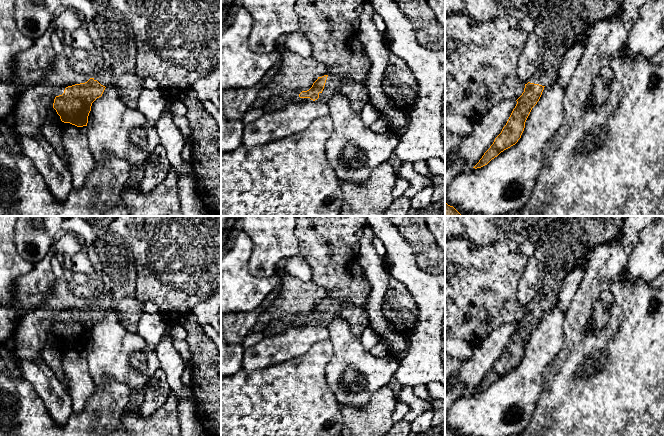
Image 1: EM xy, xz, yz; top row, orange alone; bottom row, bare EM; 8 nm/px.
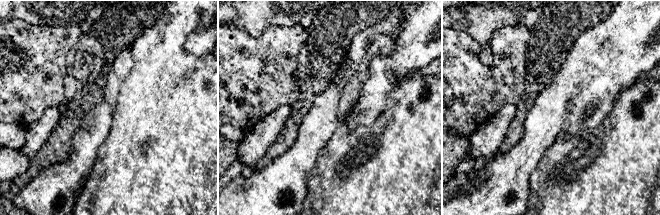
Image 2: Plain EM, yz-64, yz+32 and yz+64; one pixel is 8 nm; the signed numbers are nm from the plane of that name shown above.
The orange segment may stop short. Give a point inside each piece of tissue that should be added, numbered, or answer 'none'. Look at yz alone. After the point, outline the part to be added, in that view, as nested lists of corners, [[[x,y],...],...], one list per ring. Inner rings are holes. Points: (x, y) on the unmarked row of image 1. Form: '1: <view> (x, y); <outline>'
1: yz (560, 246); [[[562,216],[551,222],[547,227],[537,230],[538,240],[535,245],[534,256],[541,265],[539,273],[540,288],[529,306],[546,310],[549,305],[558,298],[559,291],[566,276],[579,266],[582,256],[592,248],[600,244],[605,244],[614,238],[620,230],[624,217],[625,216]]]

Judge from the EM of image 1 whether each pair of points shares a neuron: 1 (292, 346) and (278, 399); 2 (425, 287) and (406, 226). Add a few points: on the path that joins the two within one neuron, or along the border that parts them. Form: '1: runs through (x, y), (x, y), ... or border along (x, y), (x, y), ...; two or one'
1: border along (309, 349), (302, 355), (266, 368); two
2: border along (410, 245), (415, 263), (421, 269), (434, 275); two

